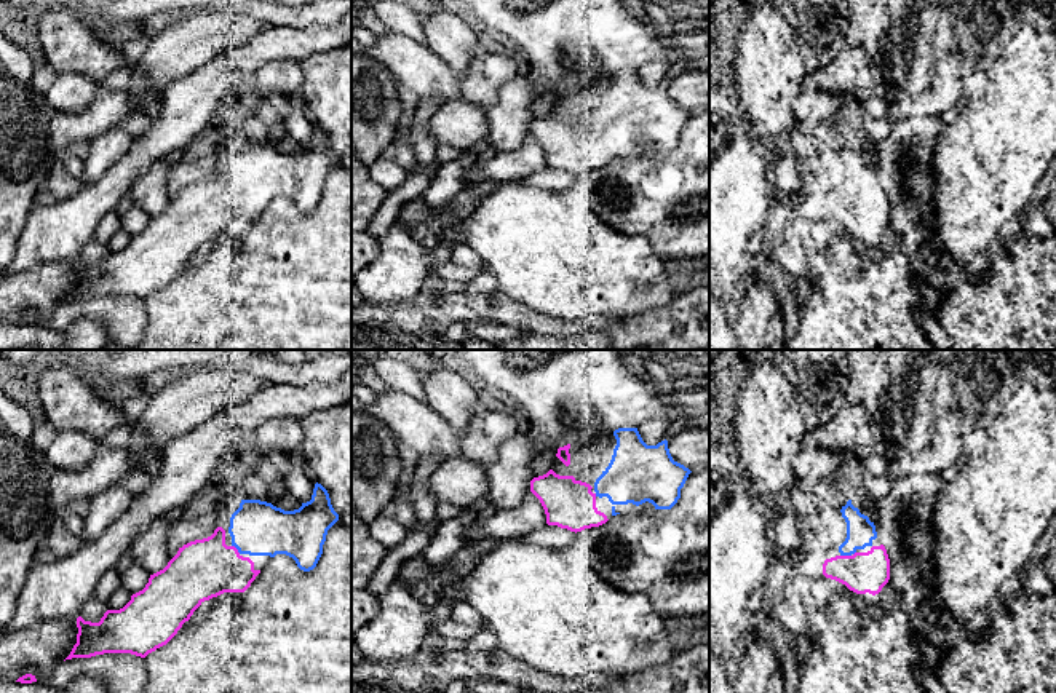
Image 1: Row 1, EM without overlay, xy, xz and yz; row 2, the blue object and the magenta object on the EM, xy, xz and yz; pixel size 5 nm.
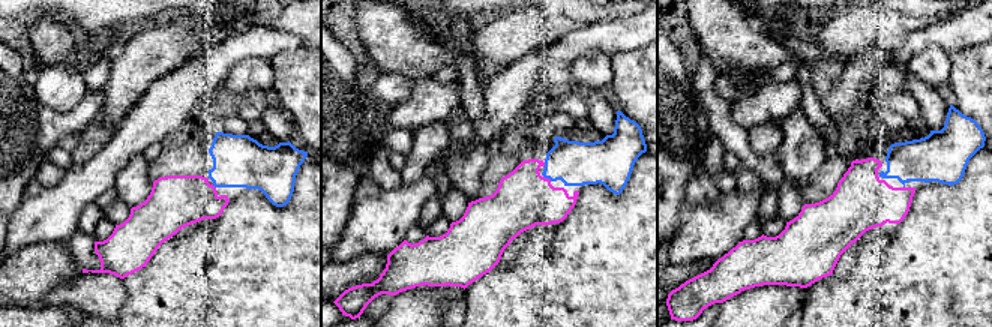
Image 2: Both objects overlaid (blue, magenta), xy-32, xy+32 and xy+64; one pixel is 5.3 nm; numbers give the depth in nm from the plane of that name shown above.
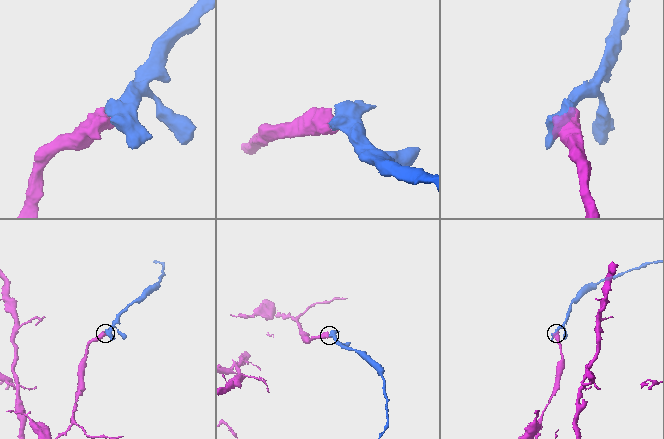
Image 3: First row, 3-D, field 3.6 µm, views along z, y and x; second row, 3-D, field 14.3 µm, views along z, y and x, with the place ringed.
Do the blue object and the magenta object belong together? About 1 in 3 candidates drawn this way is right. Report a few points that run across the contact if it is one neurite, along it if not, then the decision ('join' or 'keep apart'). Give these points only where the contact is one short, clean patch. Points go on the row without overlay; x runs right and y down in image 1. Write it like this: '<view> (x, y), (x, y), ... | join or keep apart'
join

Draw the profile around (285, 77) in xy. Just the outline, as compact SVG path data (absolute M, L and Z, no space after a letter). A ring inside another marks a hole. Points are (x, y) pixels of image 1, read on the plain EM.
M273 59L257 72L256 97L268 99L272 94L299 97L304 73L297 59Z

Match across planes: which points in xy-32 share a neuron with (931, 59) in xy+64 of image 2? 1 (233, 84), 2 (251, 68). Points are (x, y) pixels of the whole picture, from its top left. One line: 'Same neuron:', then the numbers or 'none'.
Same neuron: 1, 2

